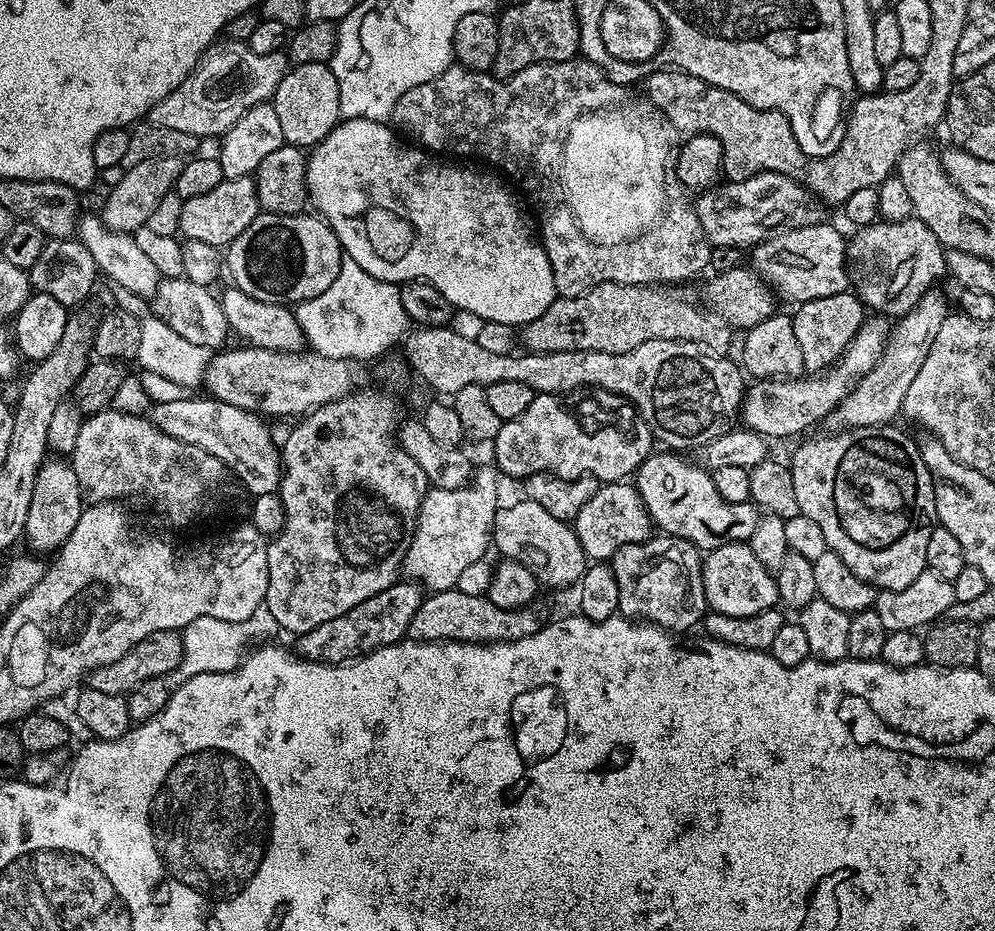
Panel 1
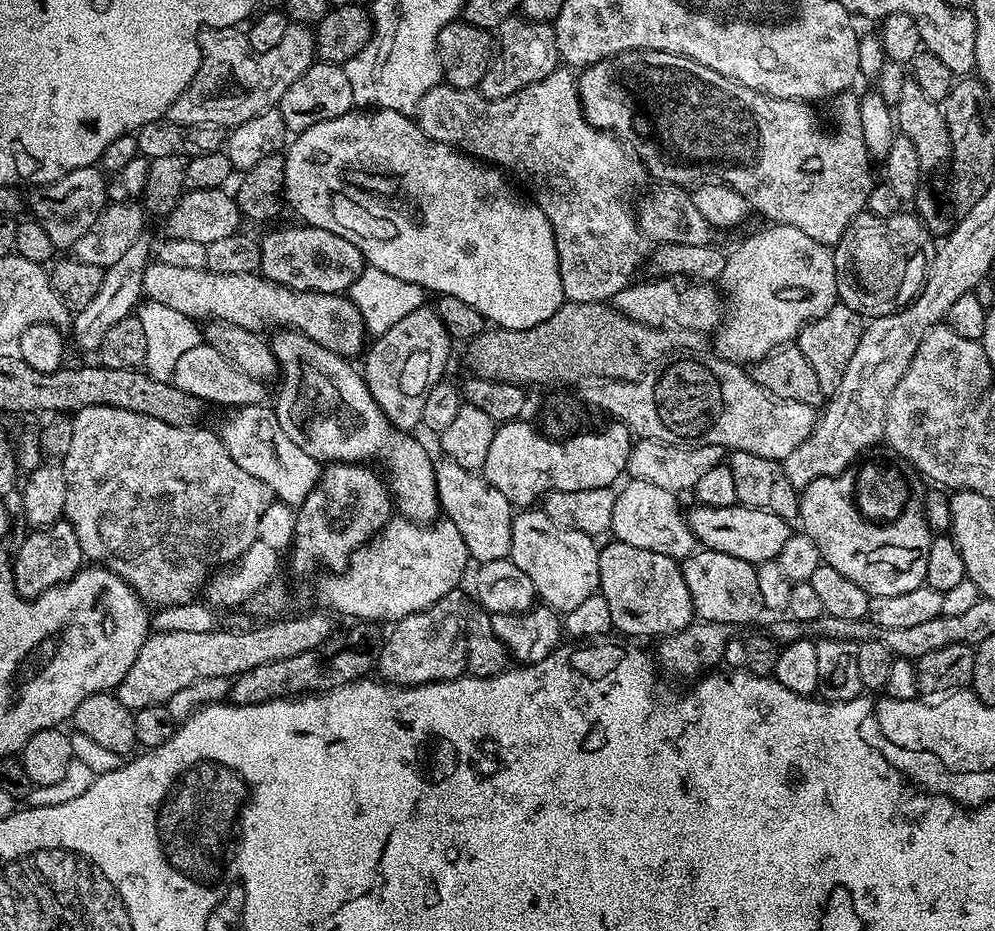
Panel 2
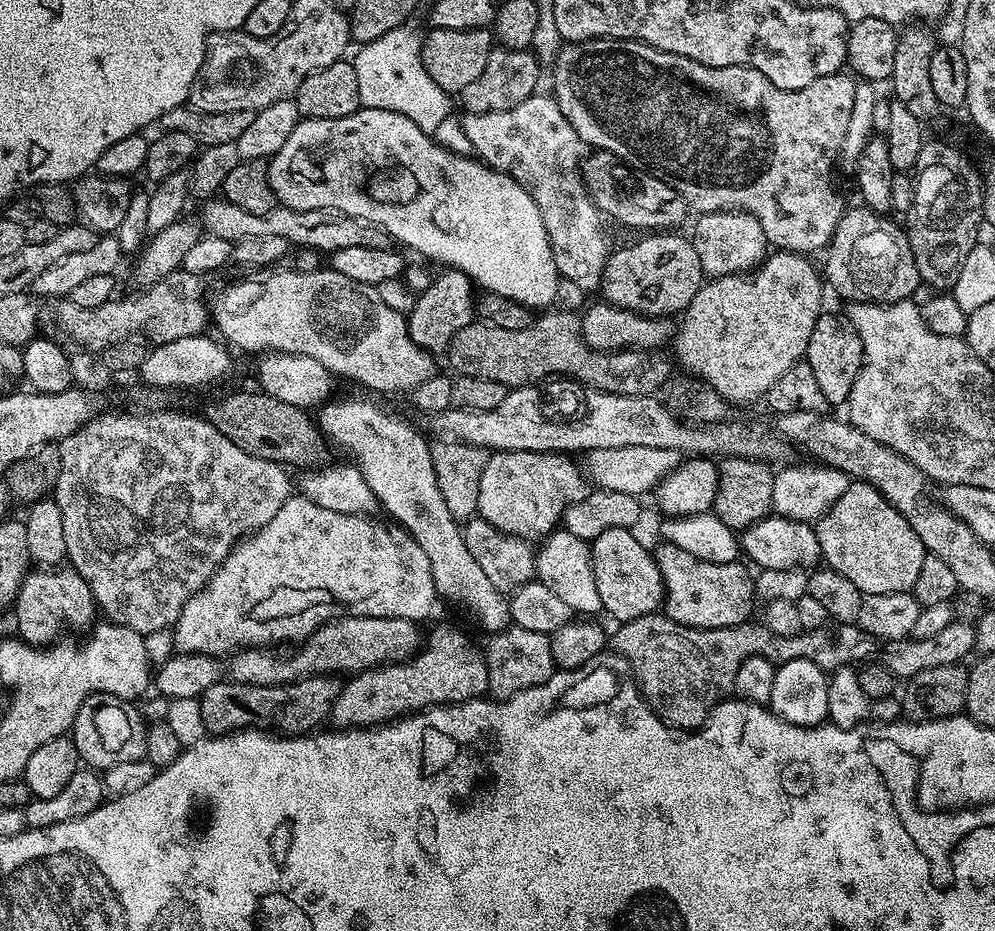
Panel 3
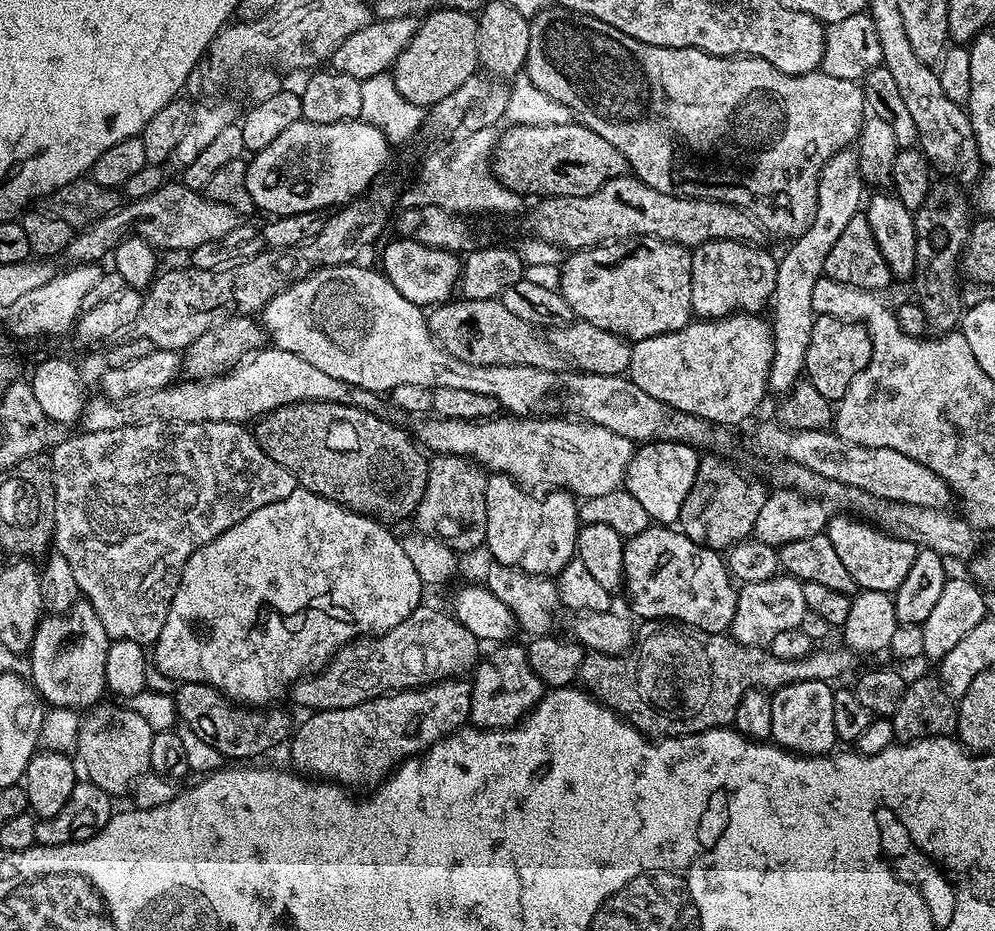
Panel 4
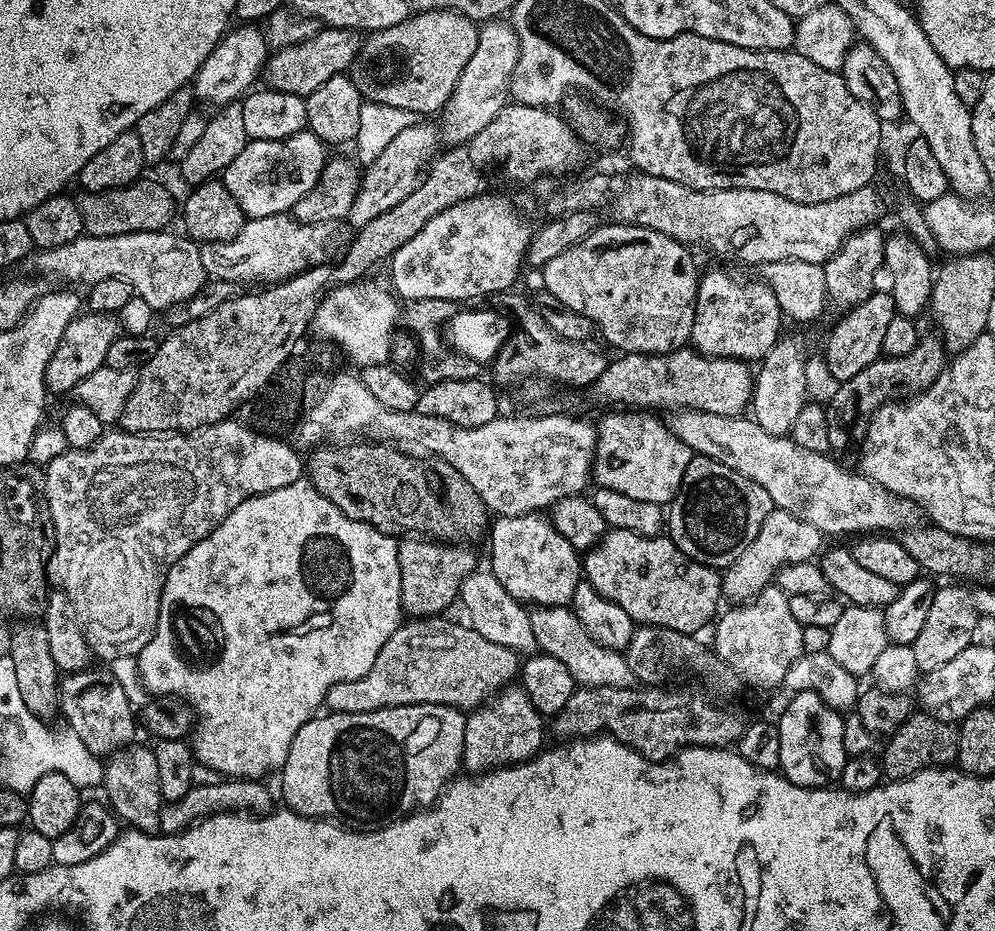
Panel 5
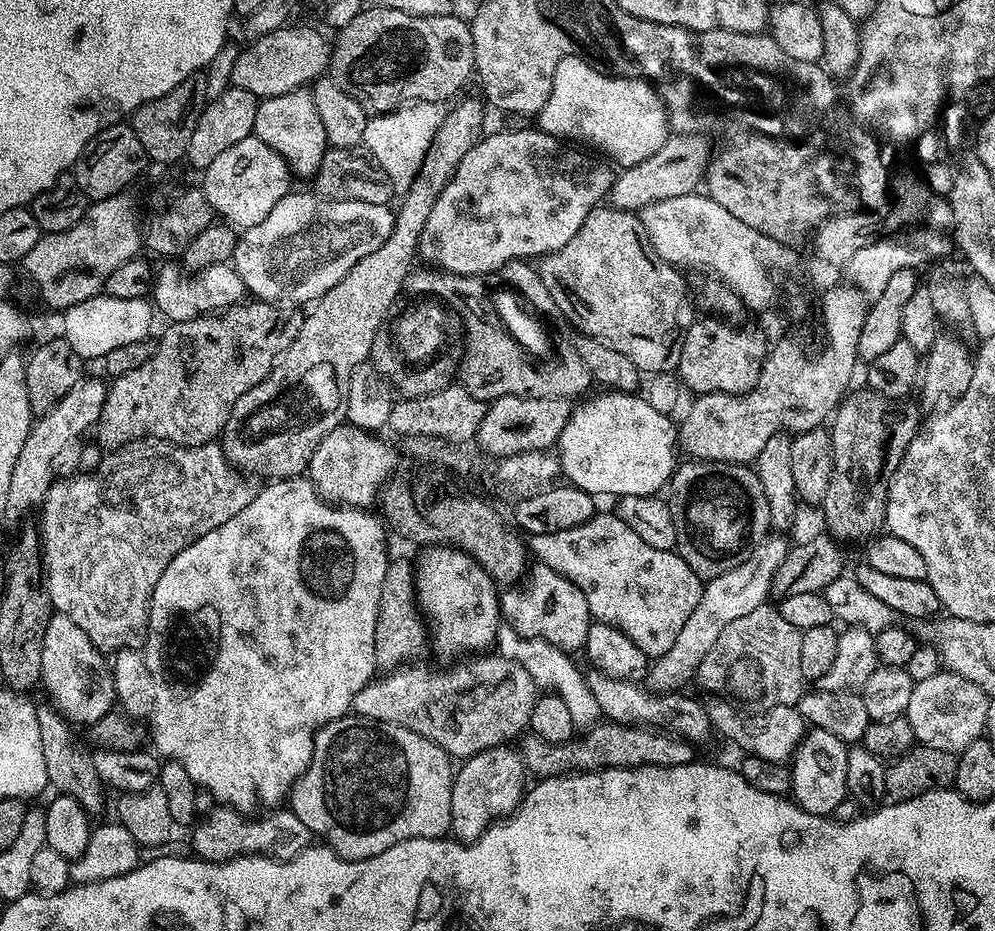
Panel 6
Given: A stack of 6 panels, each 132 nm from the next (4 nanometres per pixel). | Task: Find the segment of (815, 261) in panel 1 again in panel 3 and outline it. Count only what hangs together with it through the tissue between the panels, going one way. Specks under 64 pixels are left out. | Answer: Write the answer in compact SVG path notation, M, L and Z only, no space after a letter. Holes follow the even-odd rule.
M776 250L765 259L759 268L754 268L747 274L718 276L701 284L698 294L694 294L694 298L689 302L688 307L684 309L682 313L684 321L682 319L679 321L676 330L674 337L674 349L676 348L676 356L674 355L675 363L679 367L681 364L692 375L689 377L695 378L697 381L703 382L708 387L713 388L729 405L750 404L758 399L761 401L767 395L770 386L774 382L778 382L778 378L782 378L782 374L786 374L786 370L790 370L790 366L799 364L805 359L808 351L808 343L810 342L810 334L814 334L814 326L822 314L822 308L820 308L820 284L822 288L822 276L818 271L817 265L815 268L808 260L811 259L807 255L798 252Z

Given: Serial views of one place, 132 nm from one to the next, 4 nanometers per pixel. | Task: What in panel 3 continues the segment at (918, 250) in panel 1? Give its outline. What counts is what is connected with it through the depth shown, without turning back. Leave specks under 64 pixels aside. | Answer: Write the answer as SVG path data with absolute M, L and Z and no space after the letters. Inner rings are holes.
M857 206L849 207L838 222L826 249L828 261L824 268L822 264L822 272L827 287L829 284L838 295L845 296L845 301L893 304L917 295L916 287L921 287L922 281L908 236L899 227L896 229L895 222L888 218L870 208Z

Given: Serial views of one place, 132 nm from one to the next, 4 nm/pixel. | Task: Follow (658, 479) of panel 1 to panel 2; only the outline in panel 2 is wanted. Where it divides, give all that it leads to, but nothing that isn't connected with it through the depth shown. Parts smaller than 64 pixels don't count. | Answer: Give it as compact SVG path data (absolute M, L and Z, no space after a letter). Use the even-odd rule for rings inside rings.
M734 503L729 508L715 508L700 504L693 512L687 513L688 525L697 541L704 548L722 554L734 554L734 558L742 558L742 562L765 564L767 560L776 559L777 554L786 546L786 542L794 535L789 521L778 518L778 514L770 514L766 510L745 508Z

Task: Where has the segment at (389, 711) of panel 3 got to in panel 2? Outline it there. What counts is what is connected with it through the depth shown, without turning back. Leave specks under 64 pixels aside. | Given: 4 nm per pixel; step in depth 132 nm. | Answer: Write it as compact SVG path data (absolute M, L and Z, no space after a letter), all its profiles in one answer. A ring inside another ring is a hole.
M464 590L446 594L434 606L418 614L395 621L392 633L384 636L384 645L375 666L379 679L389 684L407 686L410 684L433 684L435 680L457 680L460 676L497 676L509 667L510 657L504 643L494 634L492 616L485 612L471 595Z

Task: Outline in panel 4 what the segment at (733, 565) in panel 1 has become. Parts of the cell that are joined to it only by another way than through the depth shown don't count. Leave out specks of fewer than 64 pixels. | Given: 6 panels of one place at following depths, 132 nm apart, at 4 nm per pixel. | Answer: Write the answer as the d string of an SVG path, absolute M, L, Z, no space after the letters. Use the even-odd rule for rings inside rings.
M650 526L642 534L625 539L622 588L628 591L631 615L648 620L644 622L675 622L703 632L722 633L727 633L734 622L738 588L725 557L715 548L703 548L672 526Z

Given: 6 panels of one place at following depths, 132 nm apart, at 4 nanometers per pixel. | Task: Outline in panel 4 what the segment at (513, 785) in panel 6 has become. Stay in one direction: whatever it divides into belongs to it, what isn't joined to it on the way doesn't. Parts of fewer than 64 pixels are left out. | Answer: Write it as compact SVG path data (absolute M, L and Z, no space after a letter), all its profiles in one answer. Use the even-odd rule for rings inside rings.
M507 642L491 650L493 652L488 657L485 655L477 663L470 680L470 720L478 728L513 728L544 697L546 685L540 681L538 674L534 674L527 647L520 645L519 648L516 642Z

